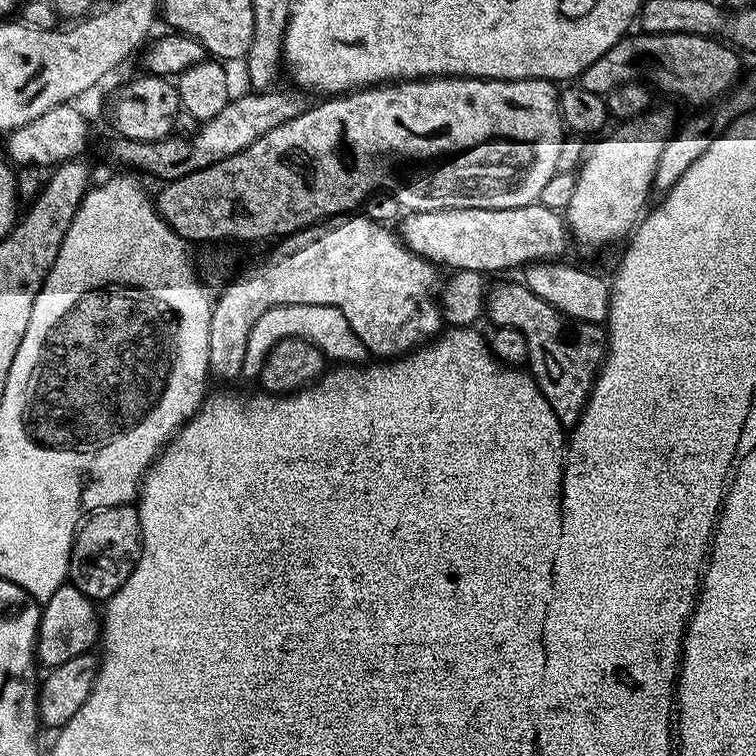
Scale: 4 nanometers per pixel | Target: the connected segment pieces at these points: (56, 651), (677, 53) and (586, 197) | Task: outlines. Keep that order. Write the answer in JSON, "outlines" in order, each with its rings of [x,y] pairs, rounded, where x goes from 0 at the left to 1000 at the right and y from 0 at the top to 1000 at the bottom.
{"outlines":[[[[86,770],[71,780],[71,791],[57,795],[53,811],[53,832],[48,840],[48,870],[60,885],[82,881],[93,870],[120,864],[135,841],[135,815],[128,800],[94,770]]],[[[862,42],[845,46],[824,48],[817,57],[807,61],[807,66],[802,66],[802,71],[796,71],[796,77],[791,77],[791,82],[775,87],[775,93],[765,103],[766,115],[803,128],[817,114],[851,108],[864,118],[874,116],[881,126],[896,127],[910,138],[937,140],[967,122],[980,104],[980,70],[951,52]]],[[[866,148],[821,163],[811,180],[794,183],[800,185],[791,187],[788,197],[776,202],[765,228],[759,262],[749,279],[750,298],[763,321],[766,317],[783,328],[799,328],[817,321],[825,311],[829,313],[848,295],[858,274],[857,258],[865,254],[876,201],[890,173],[888,156],[878,148]]]]}

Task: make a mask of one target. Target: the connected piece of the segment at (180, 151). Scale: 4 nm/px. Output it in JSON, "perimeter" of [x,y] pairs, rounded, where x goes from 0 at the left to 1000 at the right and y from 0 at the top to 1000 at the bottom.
{"perimeter":[[[381,114],[377,122],[365,120],[366,119],[333,119],[329,120],[329,127],[317,127],[313,132],[312,128],[303,131],[299,146],[294,146],[294,151],[269,160],[269,163],[263,165],[261,175],[254,179],[226,177],[218,181],[217,185],[209,187],[177,187],[153,183],[153,187],[143,196],[143,206],[153,217],[165,217],[165,220],[169,221],[165,224],[180,225],[175,222],[187,222],[188,226],[197,228],[201,233],[208,233],[212,241],[234,238],[246,230],[257,230],[262,225],[283,220],[310,204],[325,198],[332,190],[341,188],[341,183],[357,177],[357,172],[368,172],[368,167],[373,167],[378,161],[394,156],[410,142],[409,128],[390,114]]]}

